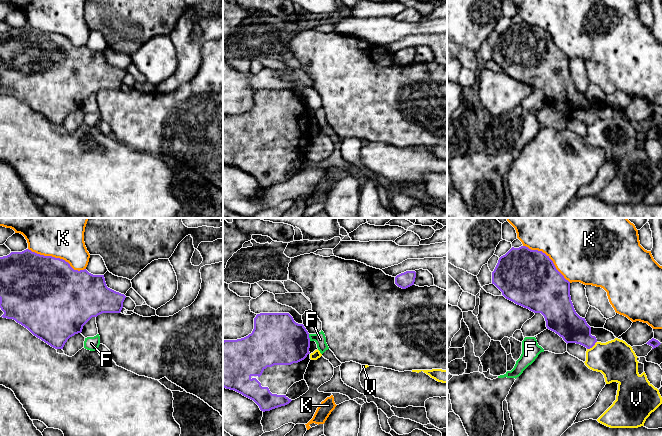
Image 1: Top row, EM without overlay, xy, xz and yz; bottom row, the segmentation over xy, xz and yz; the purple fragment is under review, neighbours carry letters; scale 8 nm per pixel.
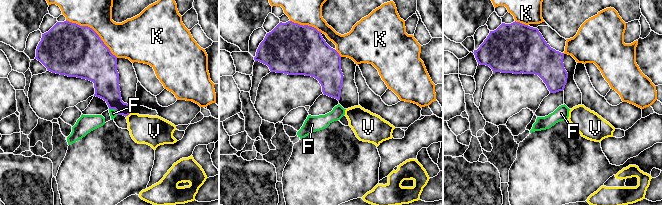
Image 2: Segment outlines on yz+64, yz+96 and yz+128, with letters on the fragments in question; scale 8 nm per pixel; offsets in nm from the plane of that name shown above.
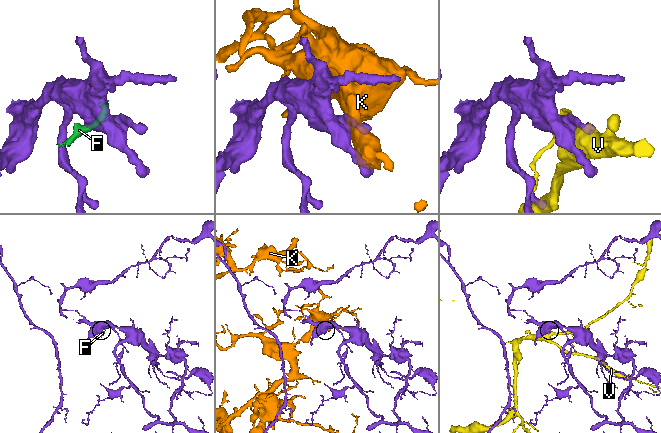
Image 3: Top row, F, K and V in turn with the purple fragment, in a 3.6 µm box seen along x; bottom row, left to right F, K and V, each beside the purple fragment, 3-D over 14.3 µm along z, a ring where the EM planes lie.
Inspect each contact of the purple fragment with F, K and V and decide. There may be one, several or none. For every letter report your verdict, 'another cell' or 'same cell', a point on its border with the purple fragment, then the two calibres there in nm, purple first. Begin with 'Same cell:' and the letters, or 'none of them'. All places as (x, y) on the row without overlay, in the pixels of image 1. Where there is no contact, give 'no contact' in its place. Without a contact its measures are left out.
Same cell: none of them
F: another cell; meets purple in xz at (308, 113); 400 nm thick on the purple side, 90 nm on the other
K: another cell; meets purple in xy at (57, 34); 500 nm thick on the purple side, 280 nm on the other
V: another cell; meets purple in yz at (592, 122); 220 nm thick on the purple side, 320 nm on the other

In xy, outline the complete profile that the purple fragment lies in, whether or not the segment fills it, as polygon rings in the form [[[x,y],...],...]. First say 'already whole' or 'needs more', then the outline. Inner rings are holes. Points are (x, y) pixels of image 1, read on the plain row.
already whole; [[[26,25],[22,28],[11,28],[7,32],[0,33],[0,84],[4,88],[1,93],[15,96],[17,99],[27,104],[34,112],[55,125],[63,125],[67,116],[75,110],[81,109],[83,102],[92,93],[97,93],[102,89],[120,89],[123,84],[125,74],[126,72],[124,70],[116,68],[107,63],[104,51],[93,51],[86,45],[80,47],[74,46],[68,38],[60,34],[40,31],[32,28],[29,25]]]

